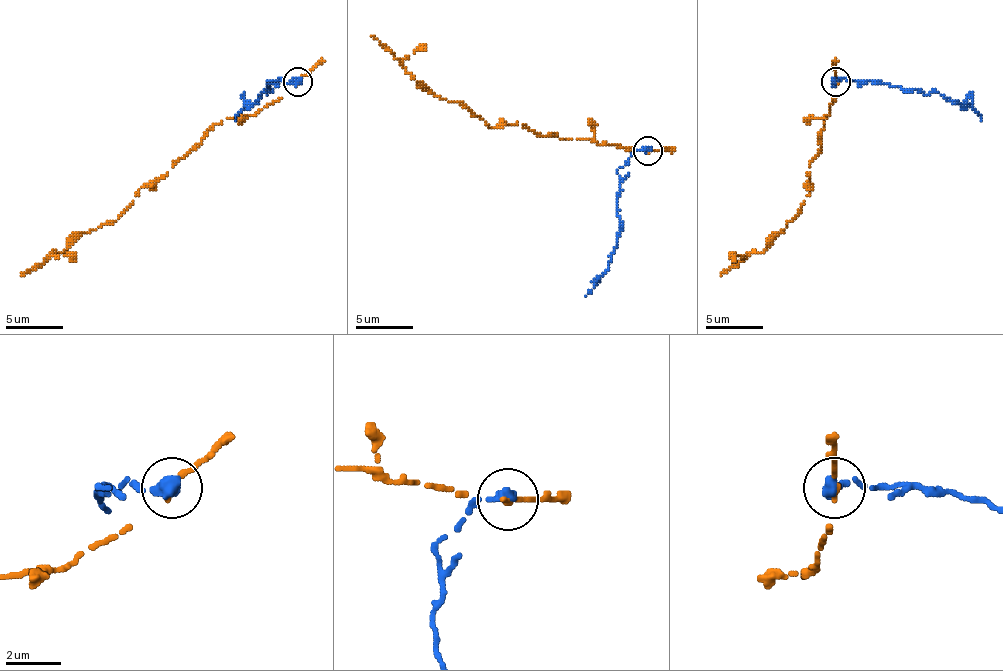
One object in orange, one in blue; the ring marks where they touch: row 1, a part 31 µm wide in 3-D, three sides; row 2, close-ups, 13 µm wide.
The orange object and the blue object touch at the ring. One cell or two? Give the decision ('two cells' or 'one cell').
two cells

